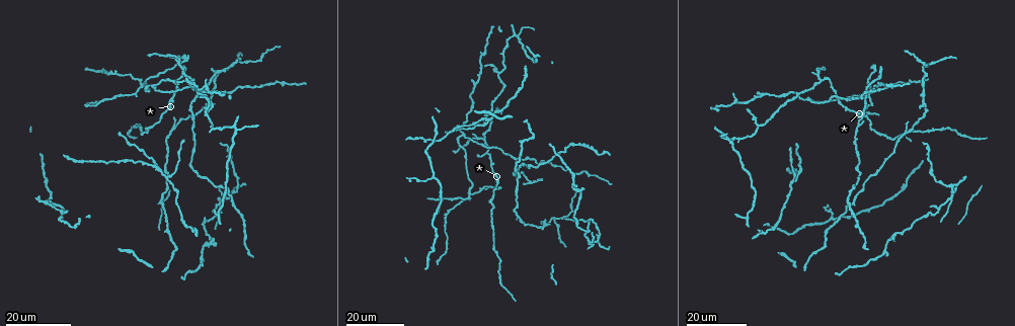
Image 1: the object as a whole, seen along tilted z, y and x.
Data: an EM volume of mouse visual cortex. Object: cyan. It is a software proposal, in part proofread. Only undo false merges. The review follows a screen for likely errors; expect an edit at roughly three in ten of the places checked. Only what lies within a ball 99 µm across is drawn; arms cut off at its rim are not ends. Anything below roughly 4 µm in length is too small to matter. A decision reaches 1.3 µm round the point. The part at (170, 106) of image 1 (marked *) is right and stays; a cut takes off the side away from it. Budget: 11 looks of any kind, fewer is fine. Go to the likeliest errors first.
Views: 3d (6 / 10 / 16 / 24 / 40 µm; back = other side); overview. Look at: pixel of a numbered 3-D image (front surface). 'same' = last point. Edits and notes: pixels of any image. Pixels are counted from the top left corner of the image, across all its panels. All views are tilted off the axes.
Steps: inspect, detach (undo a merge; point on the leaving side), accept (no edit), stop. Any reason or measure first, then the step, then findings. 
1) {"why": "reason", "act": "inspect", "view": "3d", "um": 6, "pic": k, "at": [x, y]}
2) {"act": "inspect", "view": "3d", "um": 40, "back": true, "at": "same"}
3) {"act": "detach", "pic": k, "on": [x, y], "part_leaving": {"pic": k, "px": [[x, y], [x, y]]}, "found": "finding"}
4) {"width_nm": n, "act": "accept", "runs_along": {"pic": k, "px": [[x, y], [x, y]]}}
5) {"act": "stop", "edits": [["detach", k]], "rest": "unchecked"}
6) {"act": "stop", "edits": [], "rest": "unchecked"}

{"why": "looks like a crossing", "act": "inspect", "view": "3d", "um": 16, "pic": 1, "at": [469, 192]}

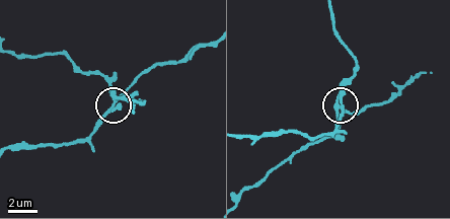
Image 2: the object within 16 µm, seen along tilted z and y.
{"act": "inspect", "view": "3d", "um": 10, "pic": 2, "at": [112, 106]}

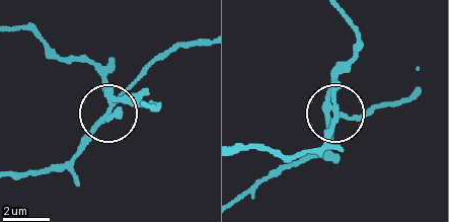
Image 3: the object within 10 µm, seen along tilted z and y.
{"width_nm": 230, "act": "detach", "pic": 3, "on": [87, 132], "part_leaving": {"pic": 3, "px": [[108, 107], [151, 64], [200, 46]]}, "found": "two neurons meet here"}

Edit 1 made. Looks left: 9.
{"act": "inspect", "view": "overview"}

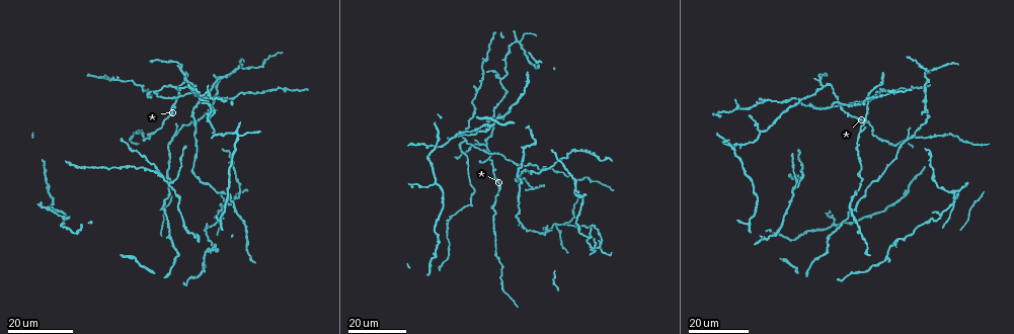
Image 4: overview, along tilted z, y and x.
{"why": "two arms in line, one across", "act": "inspect", "view": "3d", "um": 16, "pic": 4, "at": [953, 203]}

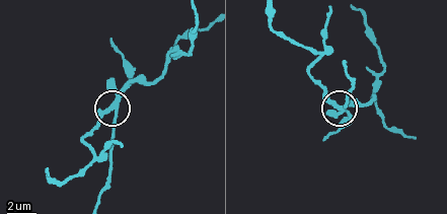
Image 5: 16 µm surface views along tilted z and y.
{"act": "inspect", "view": "3d", "um": 10, "pic": 5, "at": [115, 109]}

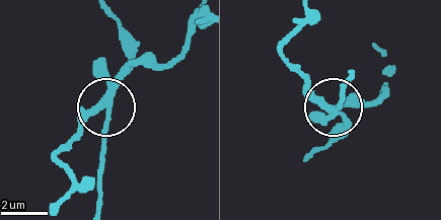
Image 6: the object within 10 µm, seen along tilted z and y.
{"act": "inspect", "view": "3d", "um": 10, "back": true, "pic": 6, "at": [108, 107]}

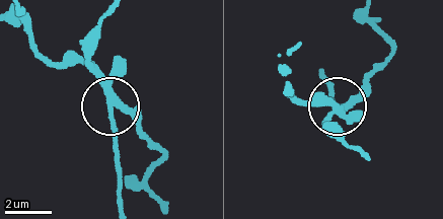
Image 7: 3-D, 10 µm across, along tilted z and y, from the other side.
{"width_nm": 260, "act": "detach", "pic": 7, "on": [126, 59], "found": "two neurons meet here"}

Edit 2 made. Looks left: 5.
{"why": "three arms meet", "act": "inspect", "view": "3d", "um": 24, "pic": 4, "at": [168, 183]}

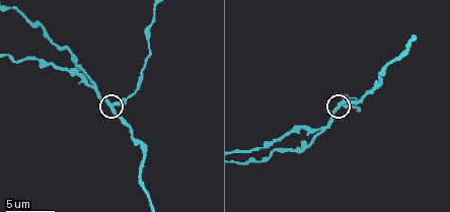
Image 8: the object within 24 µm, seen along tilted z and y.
{"why": "closer look", "act": "inspect", "view": "3d", "um": 10, "pic": 8, "at": [337, 106]}

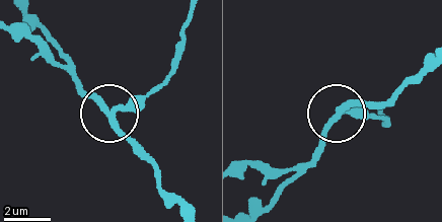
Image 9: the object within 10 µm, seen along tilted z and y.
{"width_nm": 260, "act": "accept", "runs_along": {"pic": 9, "px": [[185, 206], [117, 120], [118, 109], [154, 87]]}, "found": "one neuron here"}

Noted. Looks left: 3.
{"why": "three-way junction", "act": "inspect", "view": "3d", "um": 16, "pic": 4, "at": [953, 192]}

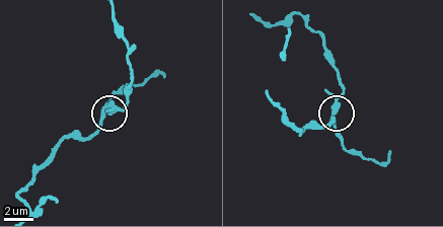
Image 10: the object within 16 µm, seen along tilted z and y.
{"act": "inspect", "view": "3d", "um": 6, "pic": 10, "at": [104, 106]}

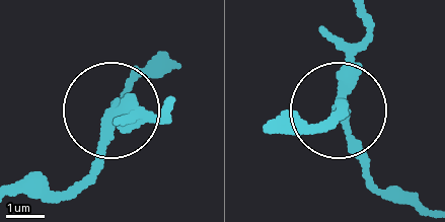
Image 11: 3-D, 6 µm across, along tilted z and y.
{"act": "inspect", "view": "3d", "um": 6, "back": true, "pic": 11, "at": [113, 113]}

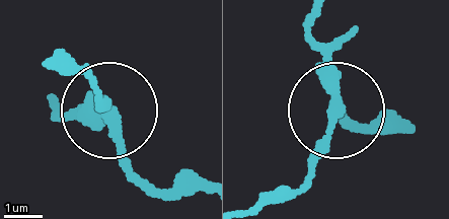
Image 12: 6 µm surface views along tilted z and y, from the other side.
{"side_arm_um": 8, "act": "accept", "runs_along": {"pic": 12, "px": [[203, 192], [145, 181], [105, 96], [93, 92]]}, "found": "all the same neuron"}

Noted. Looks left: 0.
{"act": "stop", "edits": [["detach", 3], ["detach", 7]], "rest": "unchecked"}

